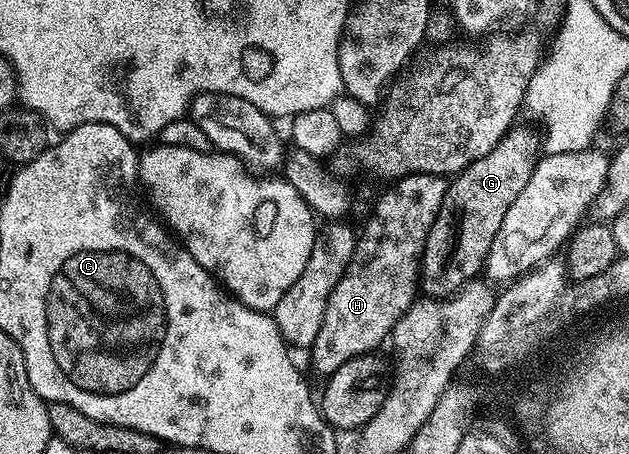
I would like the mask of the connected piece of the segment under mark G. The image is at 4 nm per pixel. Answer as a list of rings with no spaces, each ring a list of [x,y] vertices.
[[[516,123],[489,155],[481,155],[481,159],[465,167],[448,184],[443,209],[459,213],[459,230],[455,233],[455,250],[448,255],[447,266],[422,274],[421,289],[427,292],[424,294],[428,298],[446,299],[484,272],[493,239],[497,239],[497,231],[501,231],[501,222],[505,220],[505,211],[513,207],[513,199],[517,199],[525,183],[529,183],[529,175],[533,175],[540,156],[541,149],[538,144],[535,146],[534,131]]]

